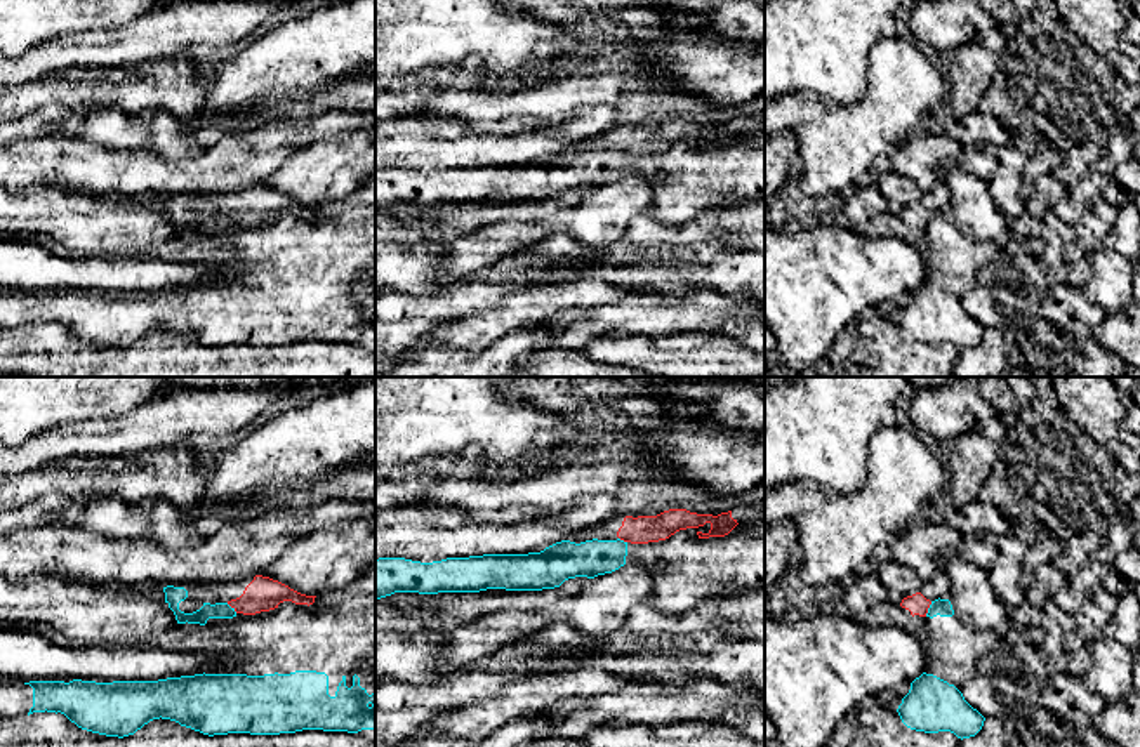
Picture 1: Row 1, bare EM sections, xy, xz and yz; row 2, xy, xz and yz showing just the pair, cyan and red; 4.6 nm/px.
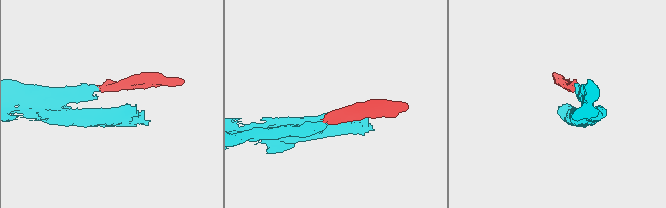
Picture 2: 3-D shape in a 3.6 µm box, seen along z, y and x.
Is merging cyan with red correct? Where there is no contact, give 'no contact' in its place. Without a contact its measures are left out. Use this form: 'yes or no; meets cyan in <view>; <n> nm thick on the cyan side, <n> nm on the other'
no; meets cyan in yz; 80 nm thick on the cyan side, 100 nm on the other

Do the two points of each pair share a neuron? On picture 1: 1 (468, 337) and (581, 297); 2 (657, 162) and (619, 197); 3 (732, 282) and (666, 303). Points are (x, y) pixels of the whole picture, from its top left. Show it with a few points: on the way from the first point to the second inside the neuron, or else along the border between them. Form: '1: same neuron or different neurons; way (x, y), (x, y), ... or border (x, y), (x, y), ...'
1: same neuron; way (496, 313), (508, 313), (553, 297)
2: different neurons; border (656, 179), (624, 174), (602, 186)
3: different neurons; border (694, 285), (704, 285), (735, 301)

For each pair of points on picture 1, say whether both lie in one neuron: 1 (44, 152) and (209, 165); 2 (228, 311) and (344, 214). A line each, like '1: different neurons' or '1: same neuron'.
1: same neuron
2: same neuron

